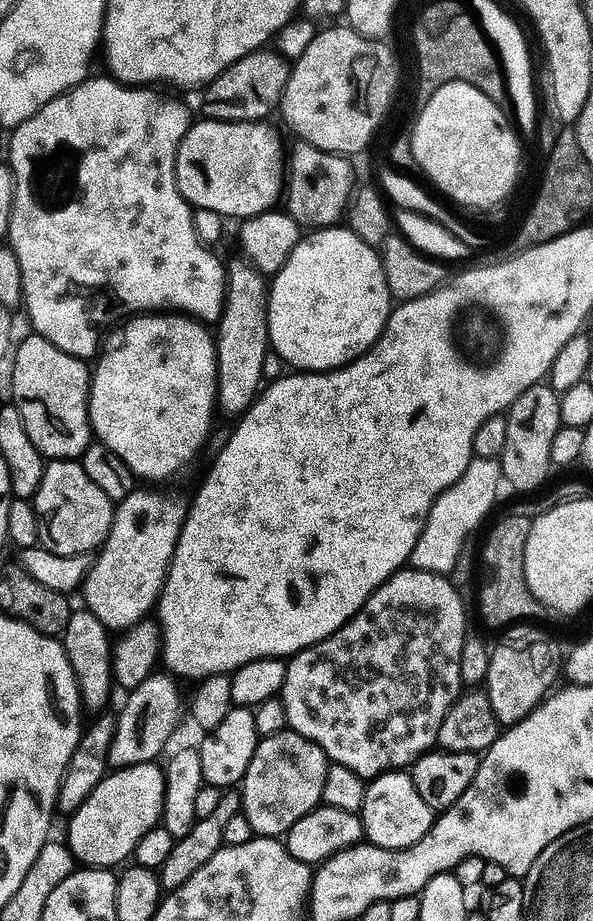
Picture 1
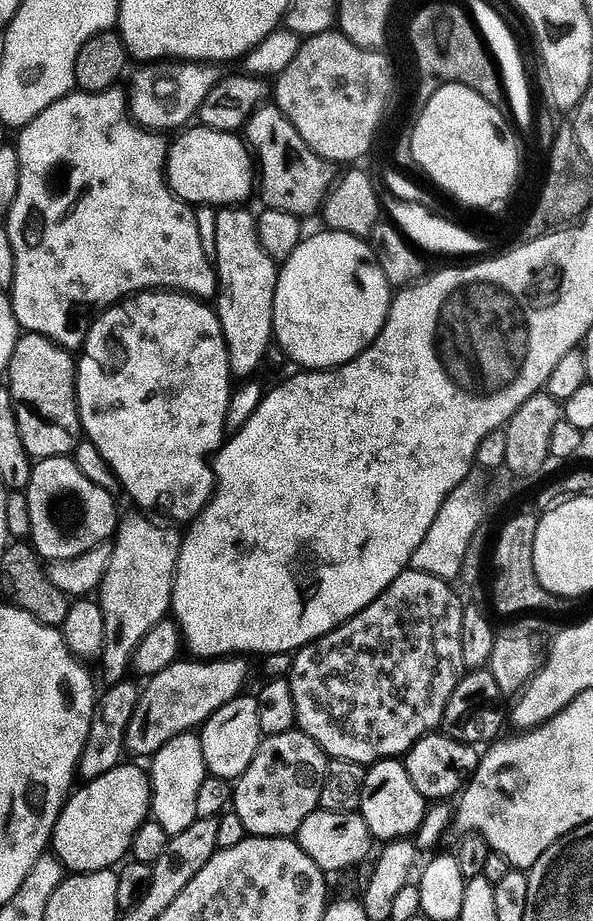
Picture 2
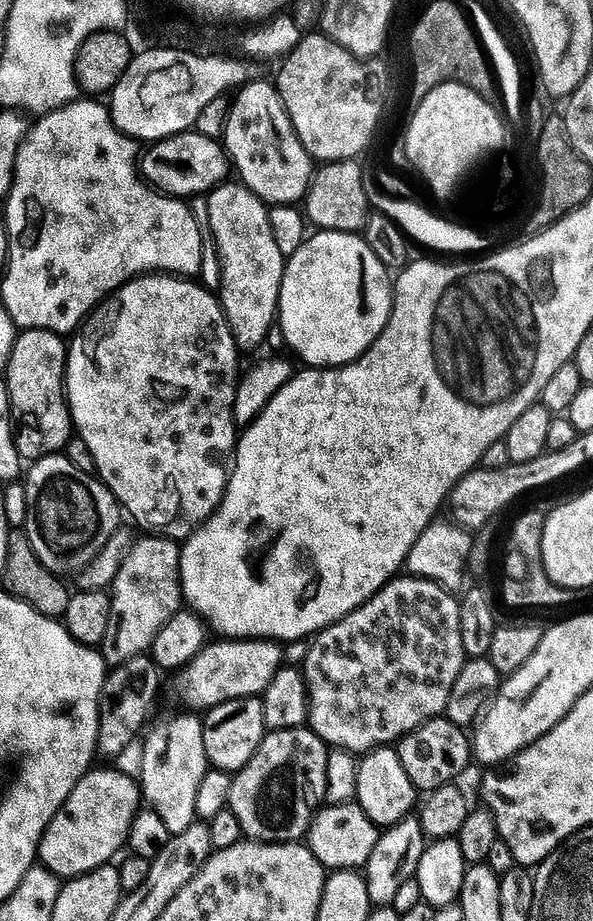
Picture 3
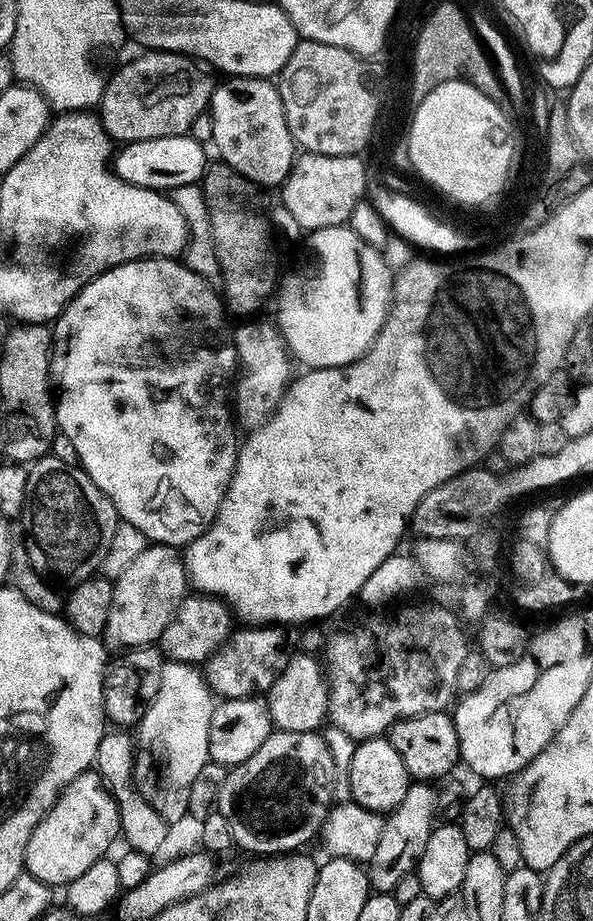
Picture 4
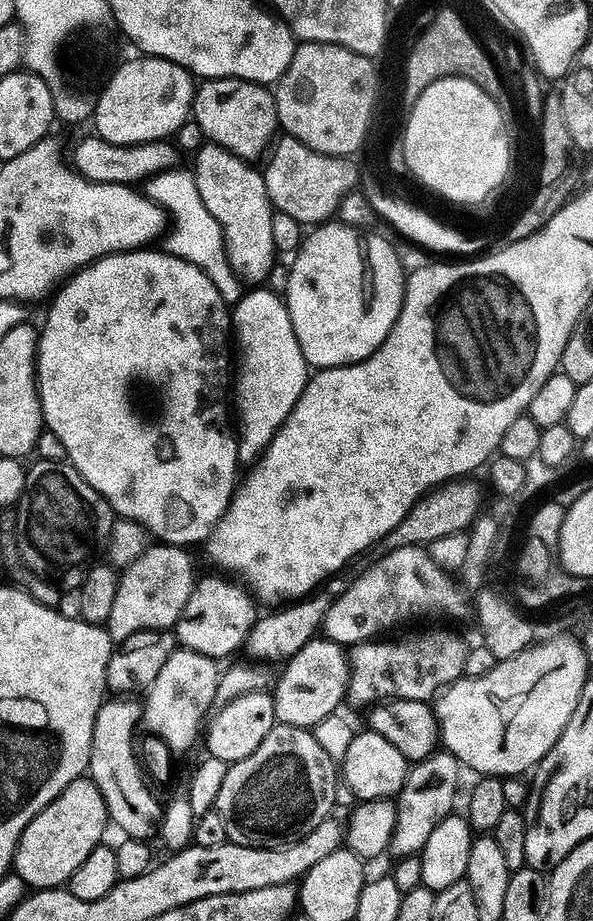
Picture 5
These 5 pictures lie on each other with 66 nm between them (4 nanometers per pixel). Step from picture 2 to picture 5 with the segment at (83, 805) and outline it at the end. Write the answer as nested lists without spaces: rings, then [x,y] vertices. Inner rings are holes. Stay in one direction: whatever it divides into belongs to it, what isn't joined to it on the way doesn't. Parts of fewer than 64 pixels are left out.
[[[91,778],[74,781],[57,800],[46,806],[46,810],[42,810],[42,814],[38,814],[38,818],[34,818],[34,822],[30,822],[30,826],[26,826],[18,842],[15,875],[21,876],[32,890],[71,885],[74,874],[78,874],[86,858],[105,843],[108,828],[110,819],[102,791]]]

